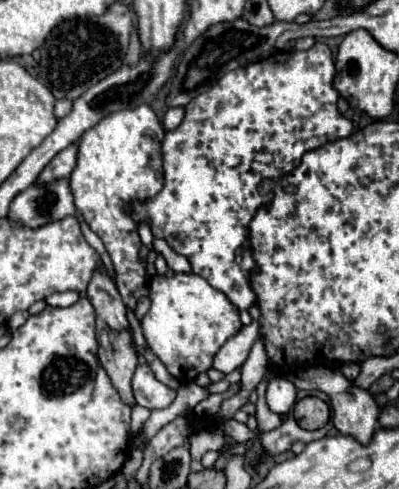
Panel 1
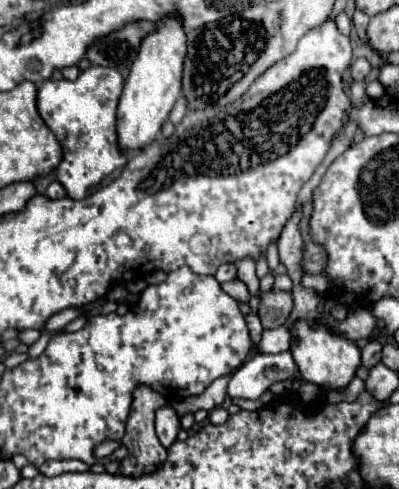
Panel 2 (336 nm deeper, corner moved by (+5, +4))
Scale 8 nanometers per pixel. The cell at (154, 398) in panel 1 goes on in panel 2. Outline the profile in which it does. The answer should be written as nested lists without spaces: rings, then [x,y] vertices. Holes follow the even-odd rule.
[[[163,406],[161,410],[157,410],[157,436],[159,436],[159,442],[169,448],[175,440],[177,440],[177,434],[179,434],[179,416],[173,408],[169,406]]]

